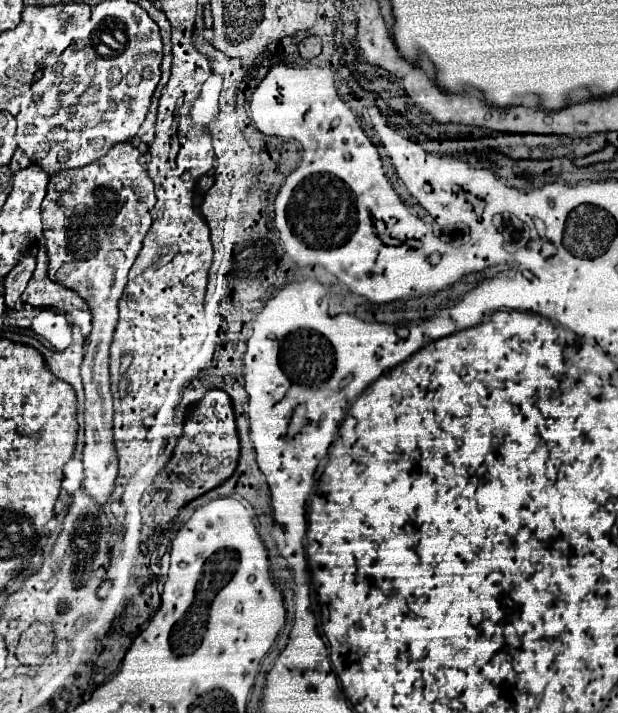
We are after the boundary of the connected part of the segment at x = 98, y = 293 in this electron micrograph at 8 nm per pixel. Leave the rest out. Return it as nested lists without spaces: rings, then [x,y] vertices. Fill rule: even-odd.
[[[118,143],[102,159],[72,171],[60,171],[48,183],[42,207],[44,239],[48,253],[48,275],[78,291],[92,311],[92,333],[82,363],[86,391],[86,445],[84,445],[84,489],[104,509],[118,477],[118,457],[112,445],[112,393],[108,379],[108,347],[116,327],[118,299],[126,275],[138,257],[142,239],[152,225],[150,211],[156,203],[154,183],[140,163],[140,153],[130,143]]]

